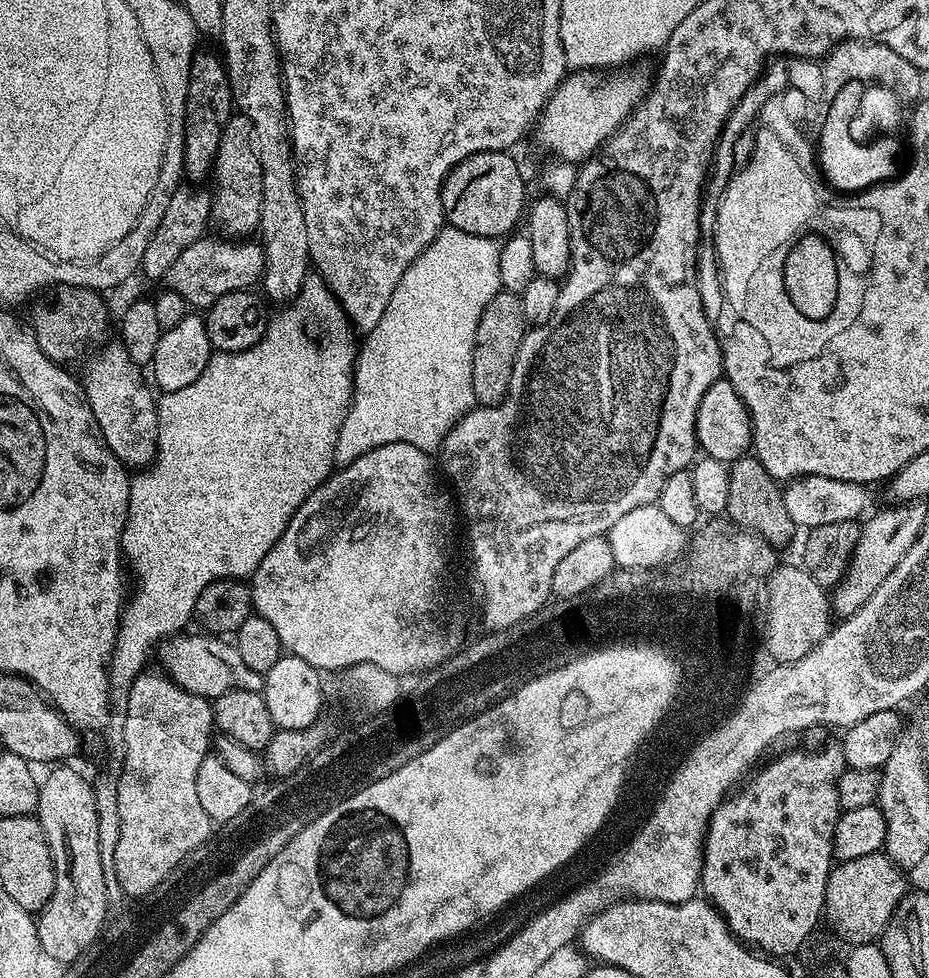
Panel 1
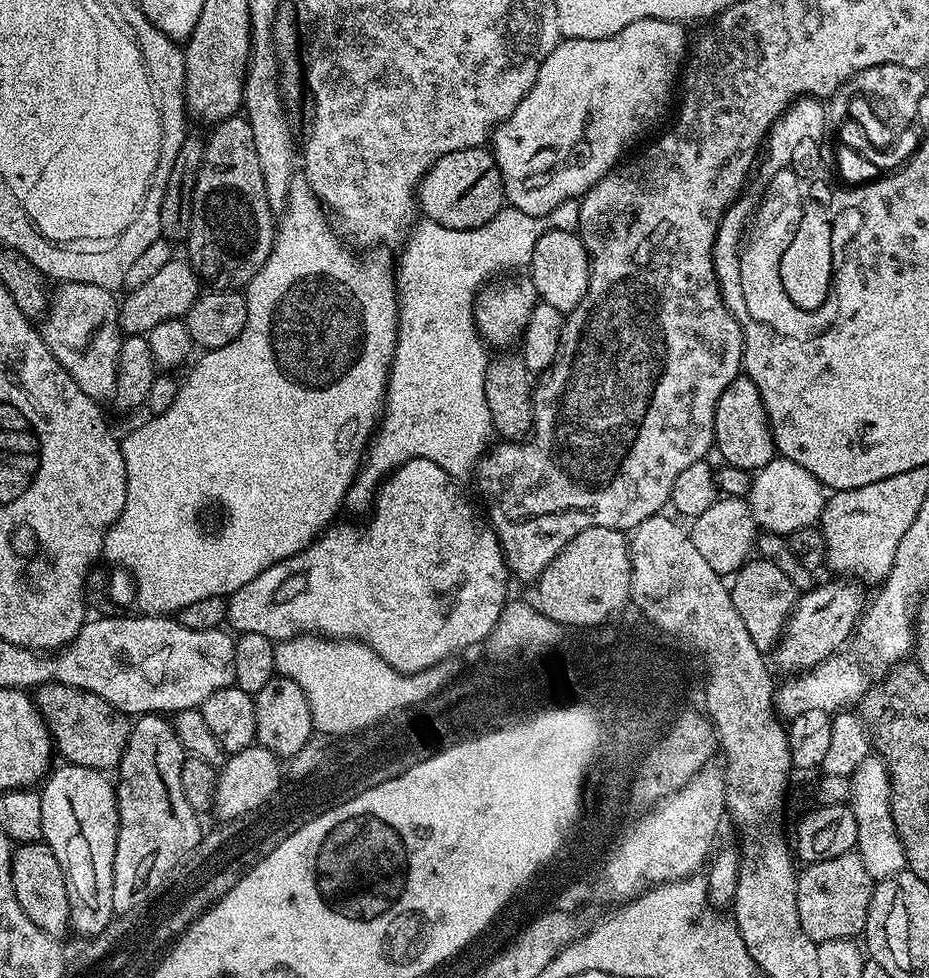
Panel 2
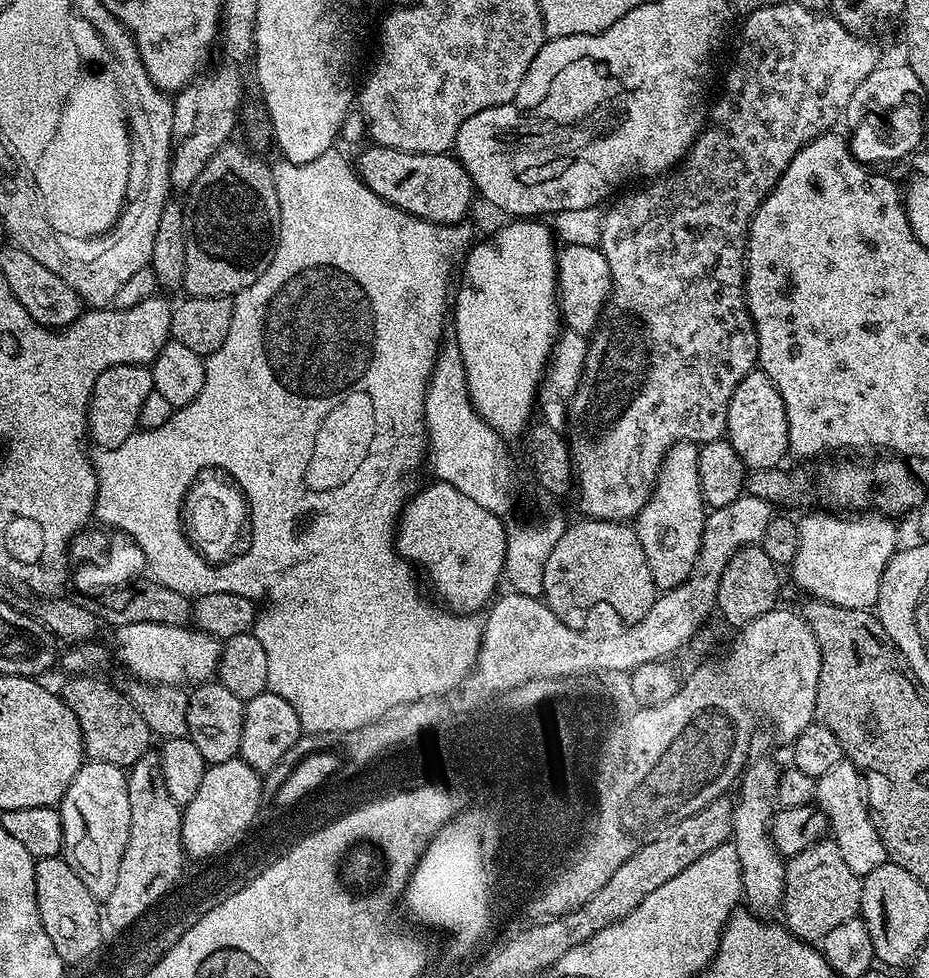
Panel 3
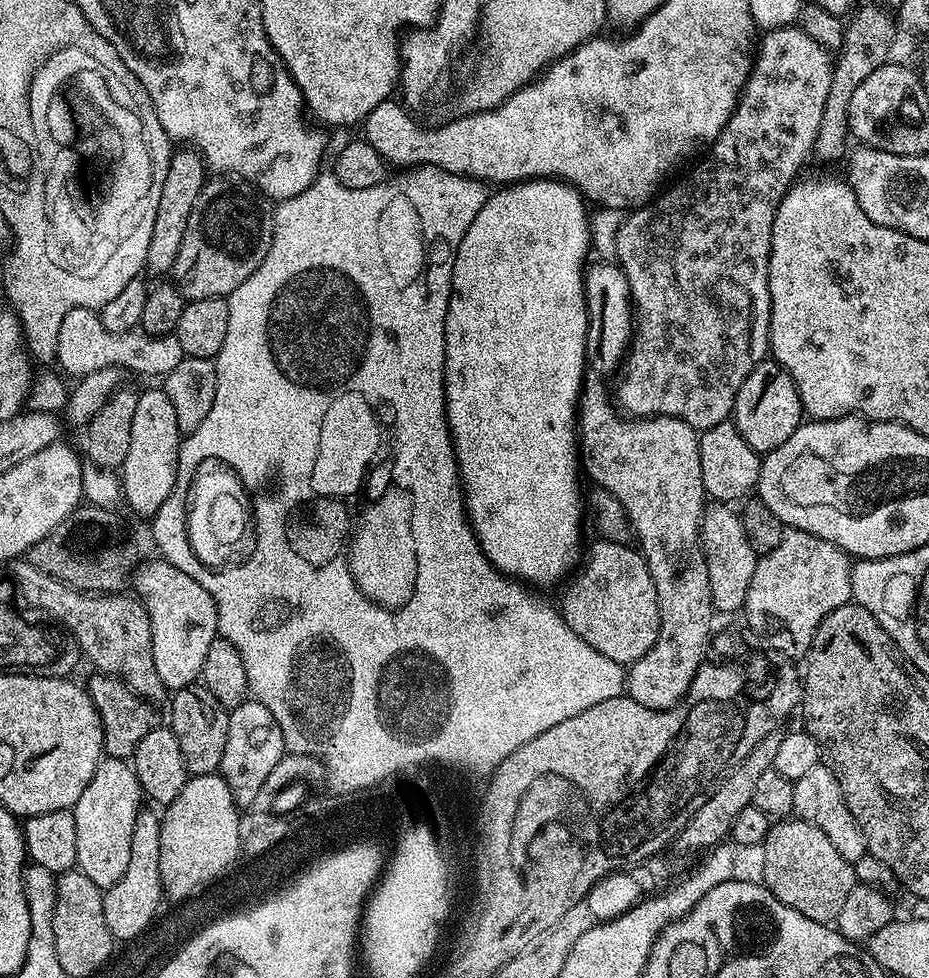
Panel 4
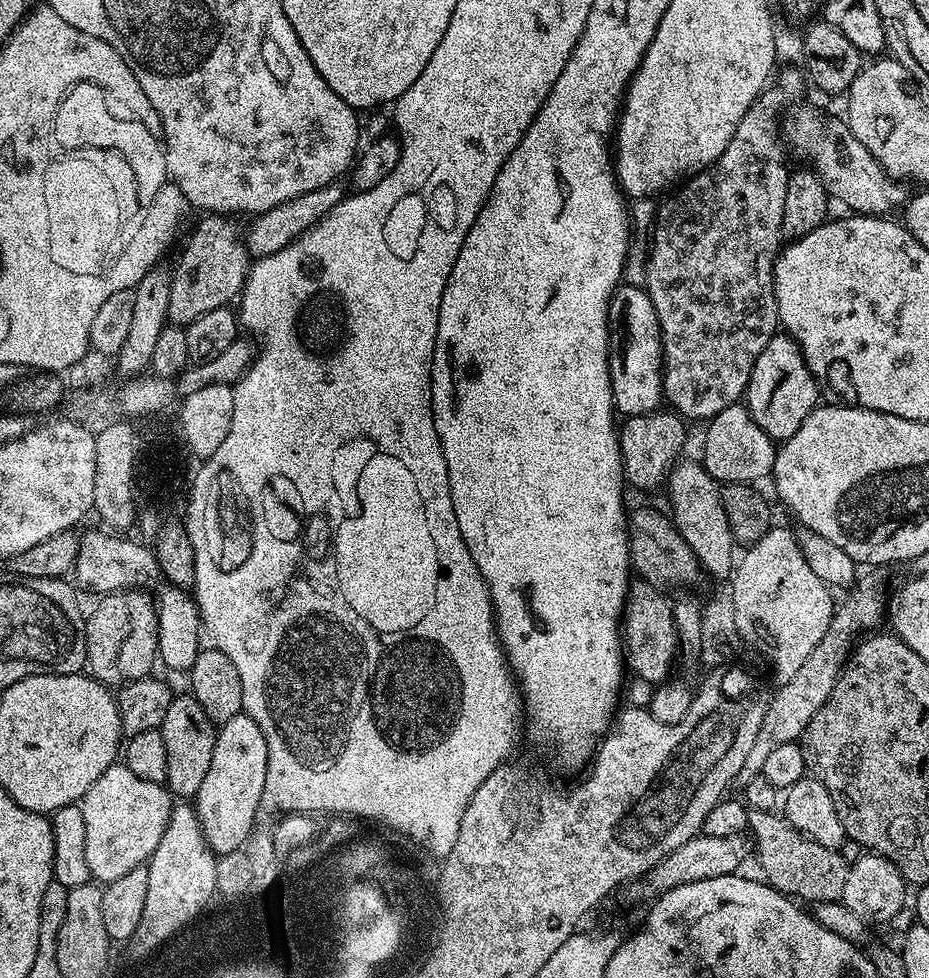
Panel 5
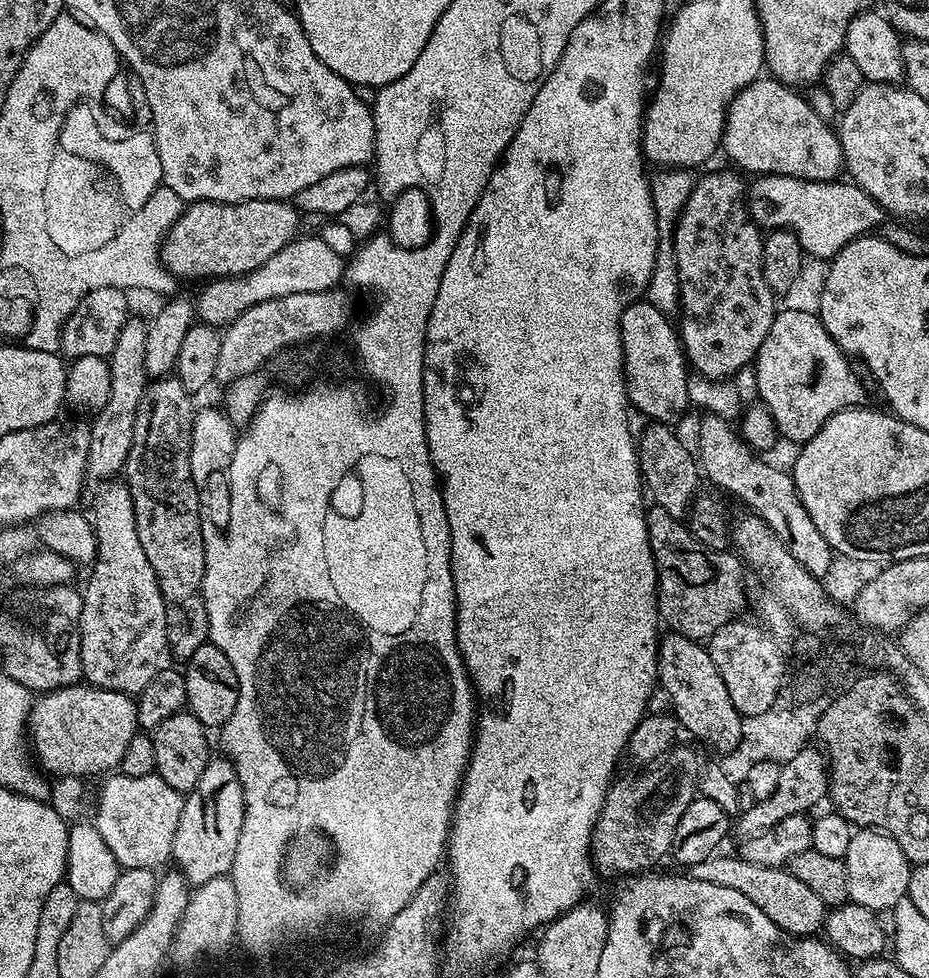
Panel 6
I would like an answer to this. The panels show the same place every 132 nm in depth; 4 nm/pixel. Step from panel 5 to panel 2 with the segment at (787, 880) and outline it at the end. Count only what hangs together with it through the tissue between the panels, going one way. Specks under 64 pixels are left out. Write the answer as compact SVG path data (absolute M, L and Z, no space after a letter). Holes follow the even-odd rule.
M855 851L799 869L796 878L798 918L811 940L851 940L864 932L874 881Z

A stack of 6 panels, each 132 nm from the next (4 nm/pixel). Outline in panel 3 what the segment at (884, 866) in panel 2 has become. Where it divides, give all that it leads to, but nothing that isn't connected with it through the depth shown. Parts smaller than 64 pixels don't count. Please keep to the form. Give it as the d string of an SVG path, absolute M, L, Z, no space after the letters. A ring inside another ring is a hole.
M848 759L839 760L835 766L830 766L830 770L826 770L826 774L816 777L815 803L826 814L831 839L835 840L838 850L842 850L846 866L850 866L856 876L863 878L889 859L886 846L872 821L864 778Z

